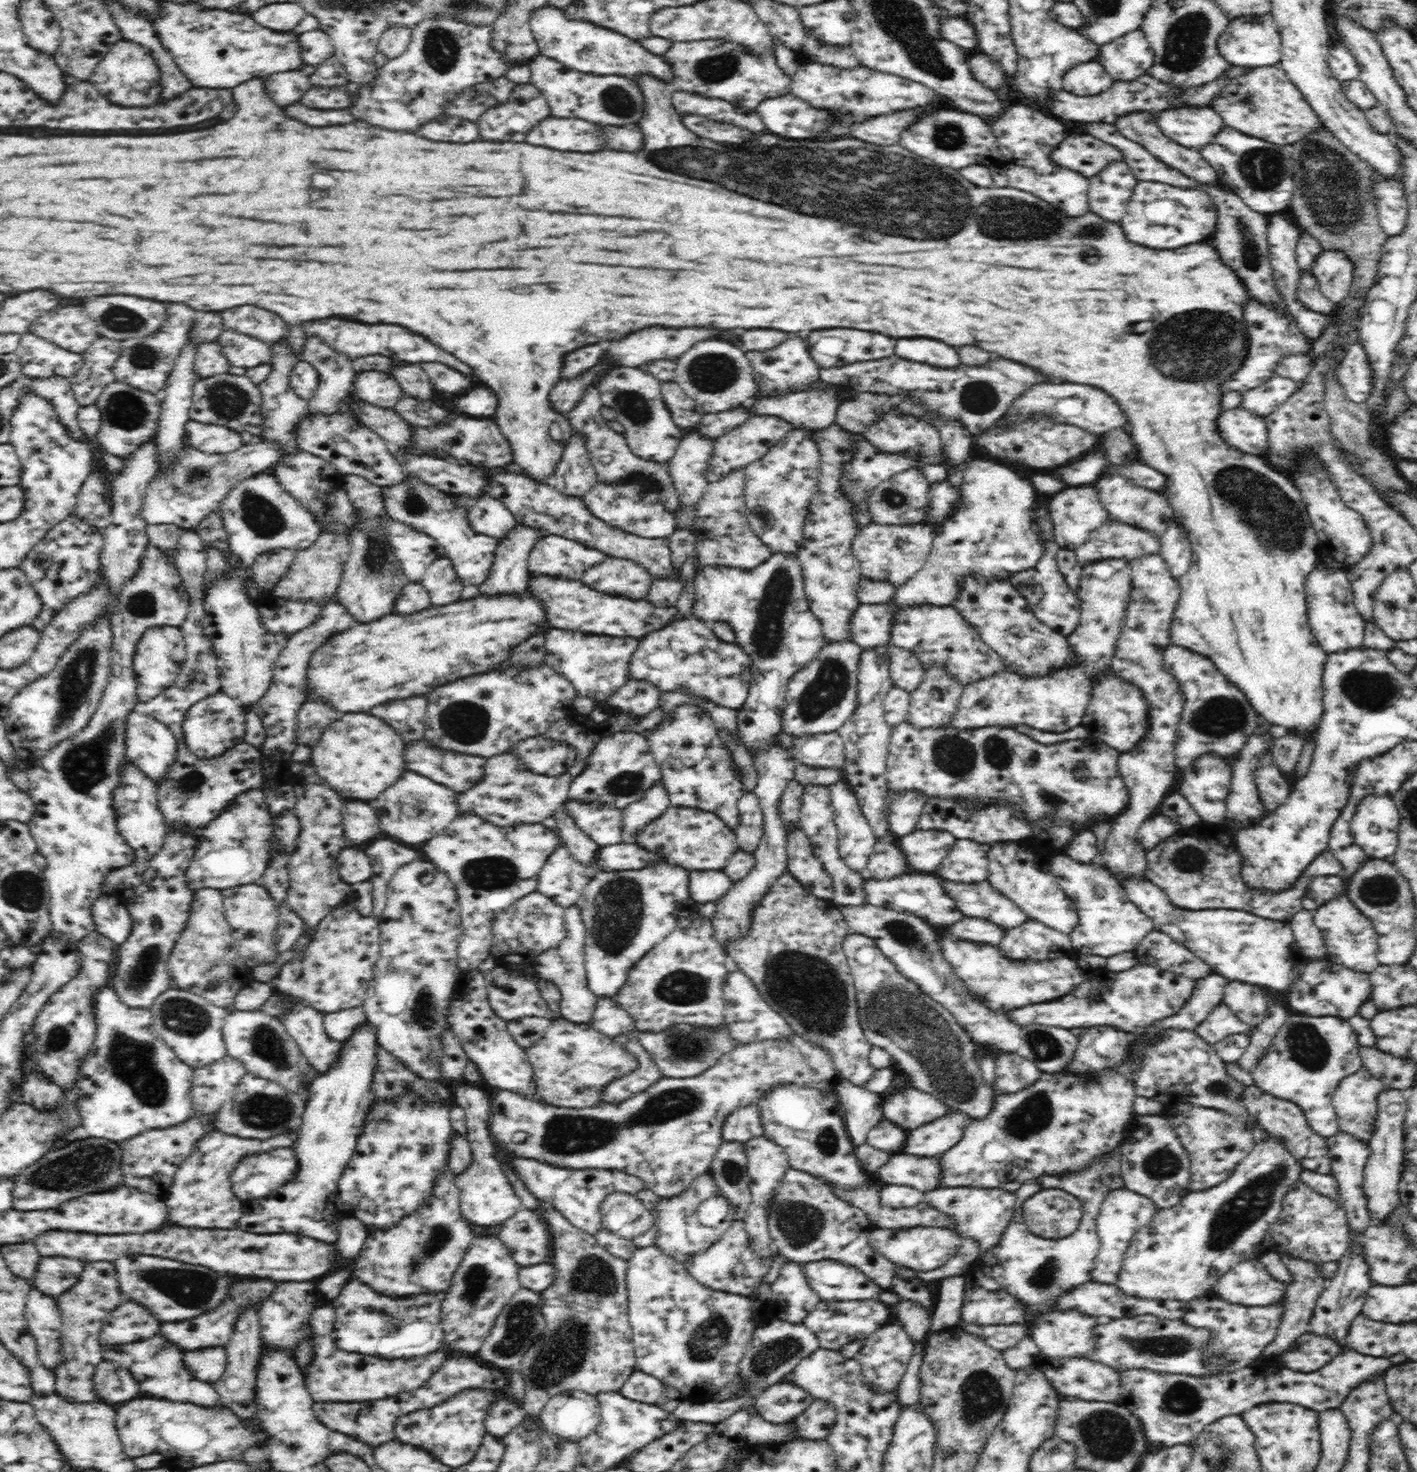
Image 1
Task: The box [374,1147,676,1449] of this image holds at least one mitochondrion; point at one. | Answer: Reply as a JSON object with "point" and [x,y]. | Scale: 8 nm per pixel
{"point":[562,1354]}

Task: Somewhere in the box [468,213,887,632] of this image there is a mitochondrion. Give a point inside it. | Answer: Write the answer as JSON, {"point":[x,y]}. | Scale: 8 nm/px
{"point":[712,373]}

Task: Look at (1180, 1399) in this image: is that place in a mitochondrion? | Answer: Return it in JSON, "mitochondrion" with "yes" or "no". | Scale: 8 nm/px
{"mitochondrion":"yes"}

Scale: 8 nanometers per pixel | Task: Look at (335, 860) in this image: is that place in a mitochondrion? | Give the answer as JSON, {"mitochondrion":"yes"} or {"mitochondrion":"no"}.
{"mitochondrion":"no"}

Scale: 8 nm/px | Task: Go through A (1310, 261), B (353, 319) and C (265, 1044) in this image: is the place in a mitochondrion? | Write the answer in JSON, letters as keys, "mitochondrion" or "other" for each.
{"A":"other","B":"other","C":"mitochondrion"}

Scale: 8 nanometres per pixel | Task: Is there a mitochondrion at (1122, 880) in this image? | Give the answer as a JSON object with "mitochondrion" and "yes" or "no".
{"mitochondrion":"no"}

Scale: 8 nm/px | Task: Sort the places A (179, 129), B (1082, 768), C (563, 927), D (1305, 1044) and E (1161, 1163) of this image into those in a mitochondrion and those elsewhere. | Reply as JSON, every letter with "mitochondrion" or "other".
{"A":"other","B":"mitochondrion","C":"other","D":"mitochondrion","E":"mitochondrion"}

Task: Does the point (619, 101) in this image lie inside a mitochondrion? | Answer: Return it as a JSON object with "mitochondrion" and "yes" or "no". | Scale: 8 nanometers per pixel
{"mitochondrion":"yes"}

